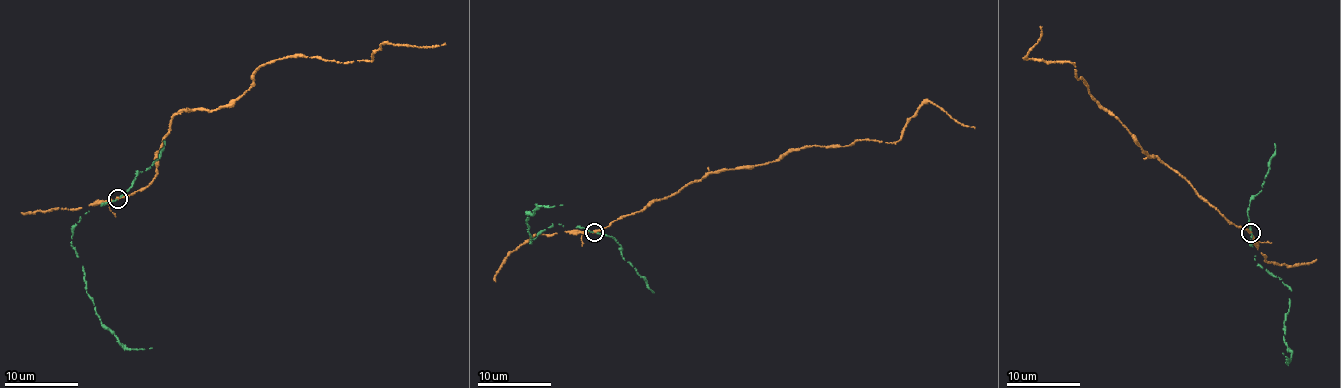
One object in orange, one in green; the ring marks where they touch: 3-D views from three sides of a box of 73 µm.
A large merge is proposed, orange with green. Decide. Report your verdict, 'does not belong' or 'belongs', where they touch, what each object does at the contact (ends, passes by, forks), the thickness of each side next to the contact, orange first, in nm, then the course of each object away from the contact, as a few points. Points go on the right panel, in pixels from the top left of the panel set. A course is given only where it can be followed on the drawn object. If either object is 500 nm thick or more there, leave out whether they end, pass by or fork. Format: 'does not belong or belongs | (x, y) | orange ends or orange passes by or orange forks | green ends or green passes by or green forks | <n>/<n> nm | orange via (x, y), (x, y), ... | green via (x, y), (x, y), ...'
does not belong | (1251, 232) | orange passes by | green ends | 240/240 nm | orange via (1250, 232), (1148, 156), (1092, 97), (1076, 76), (1075, 65), (1027, 59), (1042, 26) | green via (1251, 234), (1251, 246), (1258, 263), (1290, 289), (1283, 325), (1284, 343), (1293, 353), (1287, 361), (1283, 353)

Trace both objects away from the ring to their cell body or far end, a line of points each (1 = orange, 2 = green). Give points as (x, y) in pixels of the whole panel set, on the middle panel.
1: (595, 232), (710, 172), (770, 162), (806, 147), (898, 141), (923, 102), (974, 129)
2: (592, 231), (576, 226), (552, 226), (529, 241), (531, 243), (525, 212), (532, 215), (542, 206), (562, 205)

